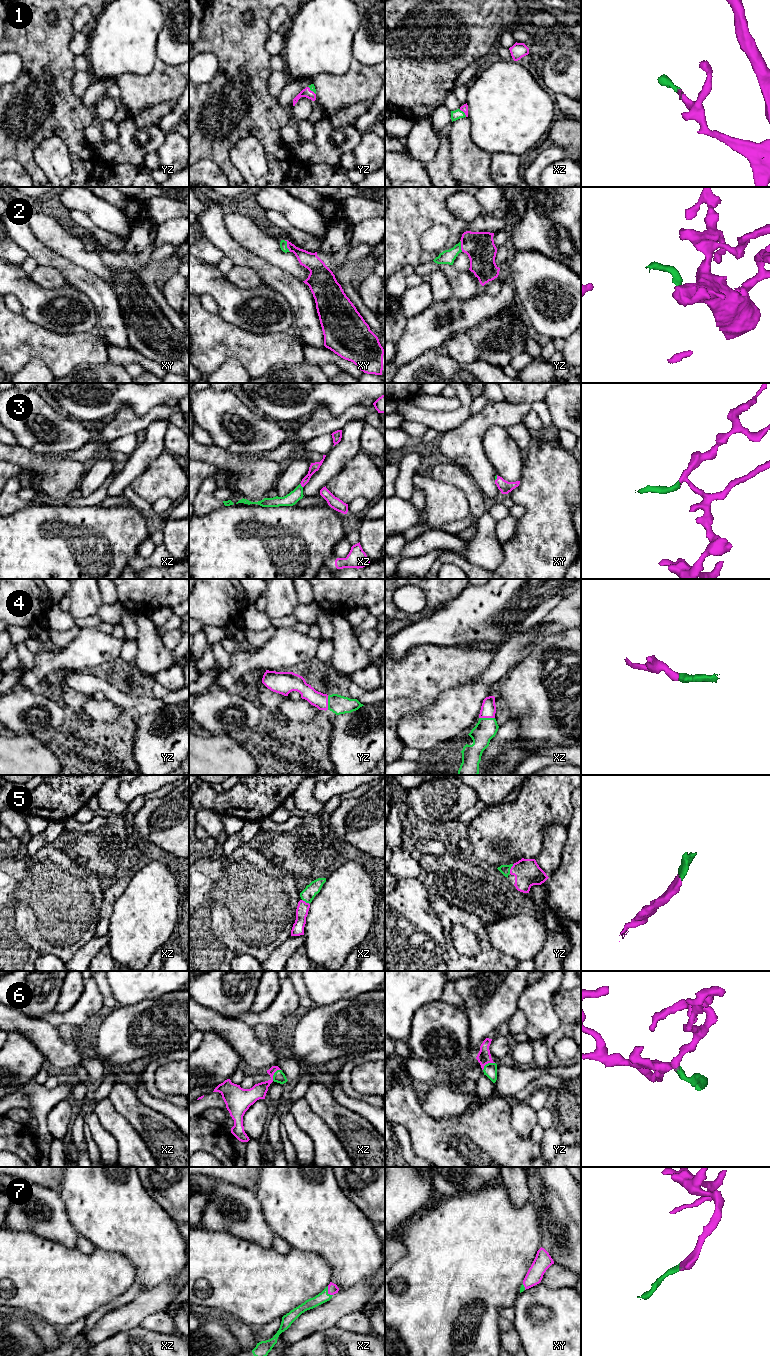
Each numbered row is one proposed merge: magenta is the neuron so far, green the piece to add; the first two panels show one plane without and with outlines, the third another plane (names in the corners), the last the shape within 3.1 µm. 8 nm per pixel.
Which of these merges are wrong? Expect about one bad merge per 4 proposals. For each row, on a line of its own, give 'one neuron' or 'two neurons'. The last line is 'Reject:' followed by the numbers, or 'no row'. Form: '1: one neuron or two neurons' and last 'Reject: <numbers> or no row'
1: one neuron
2: one neuron
3: one neuron
4: one neuron
5: one neuron
6: one neuron
7: one neuron
Reject: no row

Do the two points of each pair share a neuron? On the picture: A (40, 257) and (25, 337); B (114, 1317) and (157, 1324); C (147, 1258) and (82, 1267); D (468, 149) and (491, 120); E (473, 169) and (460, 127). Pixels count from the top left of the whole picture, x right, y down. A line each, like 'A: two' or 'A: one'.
A: two
B: two
C: two
D: two
E: one

